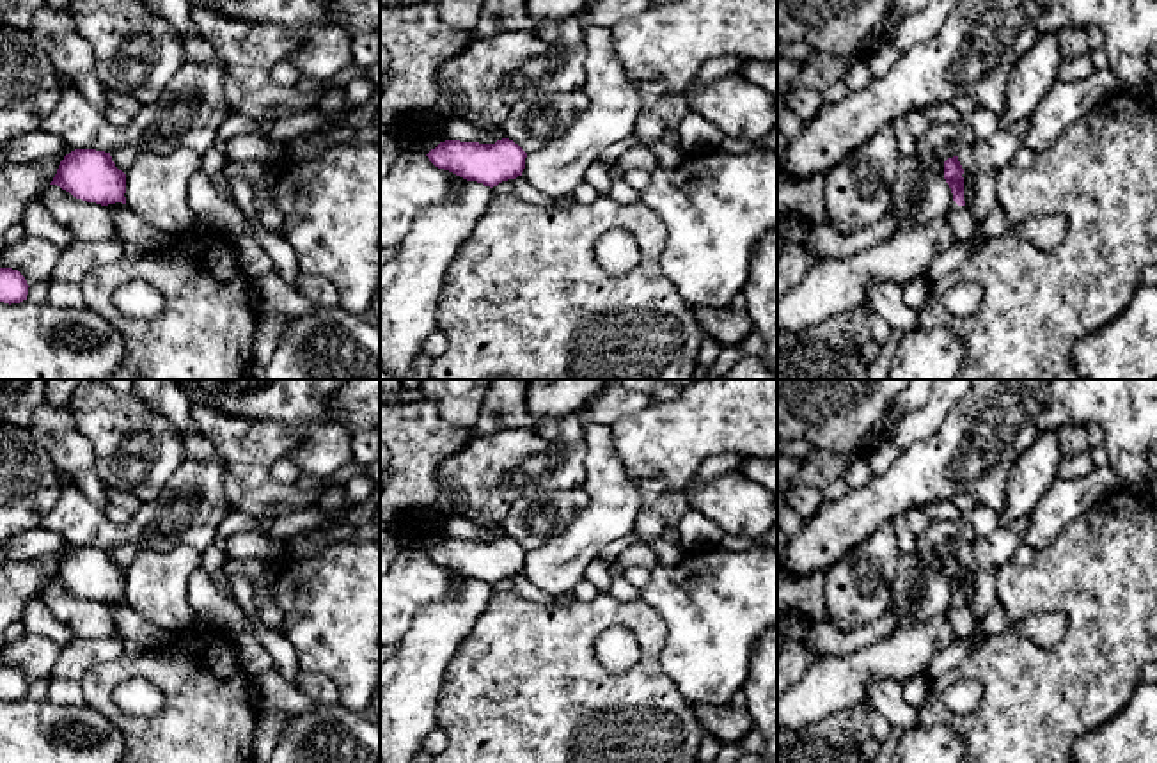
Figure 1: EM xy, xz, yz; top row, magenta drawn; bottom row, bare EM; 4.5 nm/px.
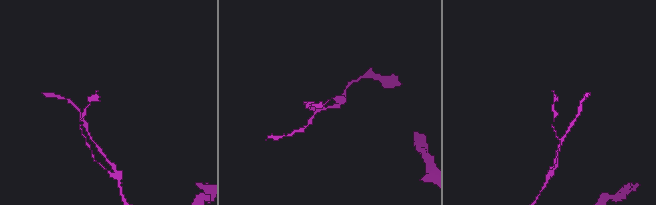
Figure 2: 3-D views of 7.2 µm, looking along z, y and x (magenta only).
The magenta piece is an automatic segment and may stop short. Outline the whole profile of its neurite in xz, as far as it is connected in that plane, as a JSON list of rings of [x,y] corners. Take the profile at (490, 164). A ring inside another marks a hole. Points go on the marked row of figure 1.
[[[509,138],[495,144],[445,140],[426,156],[438,169],[493,188],[522,176],[527,153]]]

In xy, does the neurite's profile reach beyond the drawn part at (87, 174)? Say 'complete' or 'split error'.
complete

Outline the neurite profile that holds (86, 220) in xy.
[[[48,185],[41,201],[53,220],[76,241],[106,241],[117,236],[106,206],[76,199],[57,185]]]

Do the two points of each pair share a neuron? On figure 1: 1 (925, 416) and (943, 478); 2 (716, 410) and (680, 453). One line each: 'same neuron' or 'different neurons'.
1: different neurons
2: same neuron

